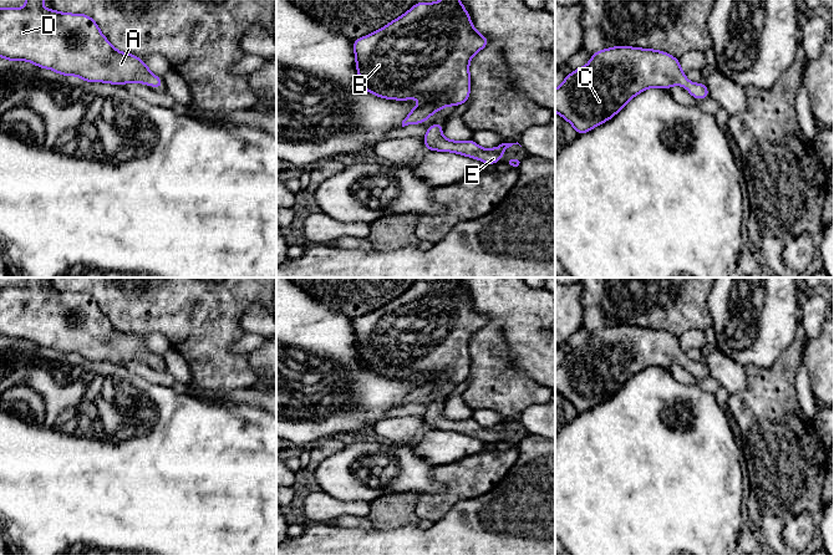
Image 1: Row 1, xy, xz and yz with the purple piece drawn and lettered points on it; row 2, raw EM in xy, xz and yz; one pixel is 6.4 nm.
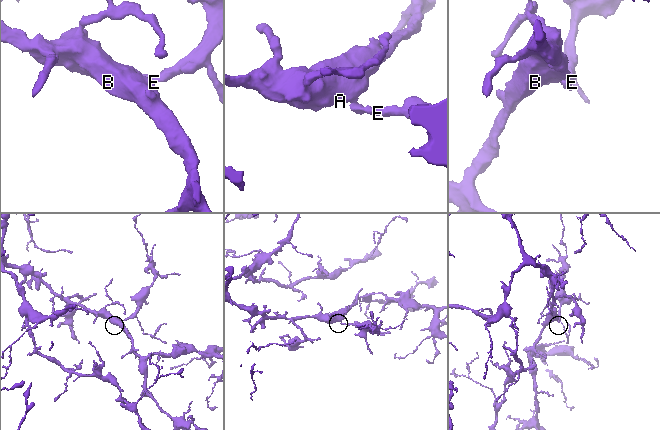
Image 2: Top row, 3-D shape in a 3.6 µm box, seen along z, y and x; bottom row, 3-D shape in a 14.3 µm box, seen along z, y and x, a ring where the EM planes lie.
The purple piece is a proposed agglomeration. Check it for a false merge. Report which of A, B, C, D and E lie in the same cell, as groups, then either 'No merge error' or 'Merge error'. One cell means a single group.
Groups: A B C D E. No merge error

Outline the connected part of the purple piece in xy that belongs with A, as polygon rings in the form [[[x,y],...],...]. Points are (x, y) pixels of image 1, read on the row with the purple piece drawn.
[[[25,0],[24,9],[0,9],[0,56],[10,62],[30,61],[63,76],[77,76],[86,82],[124,85],[146,83],[163,88],[163,78],[149,71],[146,62],[133,54],[116,50],[100,31],[96,21],[85,14],[45,10],[44,0]]]

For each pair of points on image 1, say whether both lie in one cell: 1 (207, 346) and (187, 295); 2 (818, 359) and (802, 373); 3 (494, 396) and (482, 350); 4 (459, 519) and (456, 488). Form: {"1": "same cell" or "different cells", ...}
{"1": "same cell", "2": "different cells", "3": "same cell", "4": "different cells"}

